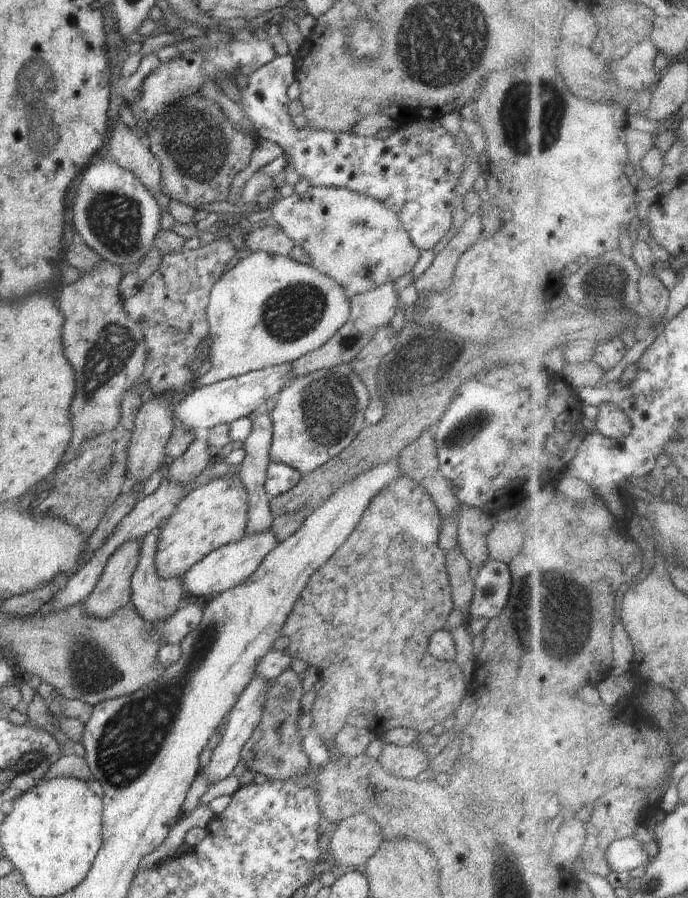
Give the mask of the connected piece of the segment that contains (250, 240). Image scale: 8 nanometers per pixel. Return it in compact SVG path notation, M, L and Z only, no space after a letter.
M257 227L247 236L247 250L288 257L295 242L279 227Z

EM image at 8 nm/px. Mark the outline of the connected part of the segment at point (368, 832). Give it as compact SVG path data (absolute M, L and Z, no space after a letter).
M356 814L345 819L334 830L329 856L333 856L337 868L364 869L368 858L378 852L383 838L383 831L372 816Z

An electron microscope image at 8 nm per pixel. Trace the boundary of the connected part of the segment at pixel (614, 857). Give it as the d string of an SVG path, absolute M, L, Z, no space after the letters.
M634 837L615 840L607 852L611 869L623 877L626 877L630 870L640 868L646 858L648 858L646 844Z

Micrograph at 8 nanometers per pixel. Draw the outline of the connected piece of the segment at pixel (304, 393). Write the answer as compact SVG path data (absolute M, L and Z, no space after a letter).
M341 364L329 369L320 369L313 373L294 378L278 394L278 401L270 413L273 420L273 431L269 455L272 461L284 463L295 468L303 476L312 473L319 466L338 456L344 448L352 444L368 423L364 411L370 402L369 392L362 379L351 367L351 364Z

